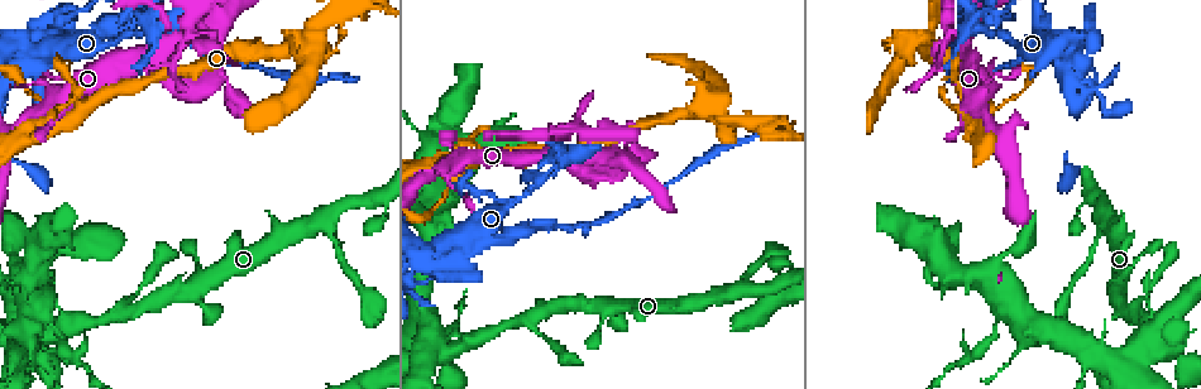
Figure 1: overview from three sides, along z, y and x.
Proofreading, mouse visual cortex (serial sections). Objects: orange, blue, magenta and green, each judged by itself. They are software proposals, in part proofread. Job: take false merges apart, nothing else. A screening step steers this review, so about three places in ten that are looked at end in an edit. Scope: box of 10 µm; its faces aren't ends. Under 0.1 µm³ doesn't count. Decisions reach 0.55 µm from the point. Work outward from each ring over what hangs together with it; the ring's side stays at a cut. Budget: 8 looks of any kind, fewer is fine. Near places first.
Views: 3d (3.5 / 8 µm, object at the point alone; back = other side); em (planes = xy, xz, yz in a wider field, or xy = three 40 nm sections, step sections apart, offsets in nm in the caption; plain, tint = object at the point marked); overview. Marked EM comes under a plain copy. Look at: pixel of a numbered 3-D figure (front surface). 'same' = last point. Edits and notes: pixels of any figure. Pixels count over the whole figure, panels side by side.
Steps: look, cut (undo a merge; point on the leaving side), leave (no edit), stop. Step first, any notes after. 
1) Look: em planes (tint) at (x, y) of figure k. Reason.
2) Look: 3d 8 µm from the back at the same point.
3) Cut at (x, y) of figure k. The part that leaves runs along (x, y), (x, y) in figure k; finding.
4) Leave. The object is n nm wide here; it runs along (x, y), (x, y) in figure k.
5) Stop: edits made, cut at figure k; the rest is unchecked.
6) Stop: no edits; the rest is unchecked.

Look: 3d 3.5 µm at (458, 174) of figure 1. Small branch off a trunk.

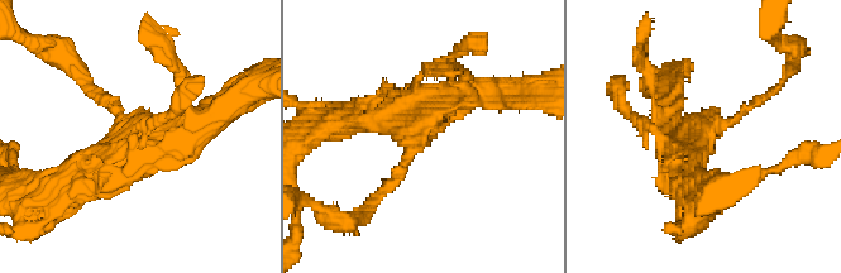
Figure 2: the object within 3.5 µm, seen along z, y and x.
Look: em xy step 3 (tint) at (694, 137) of figure 2.

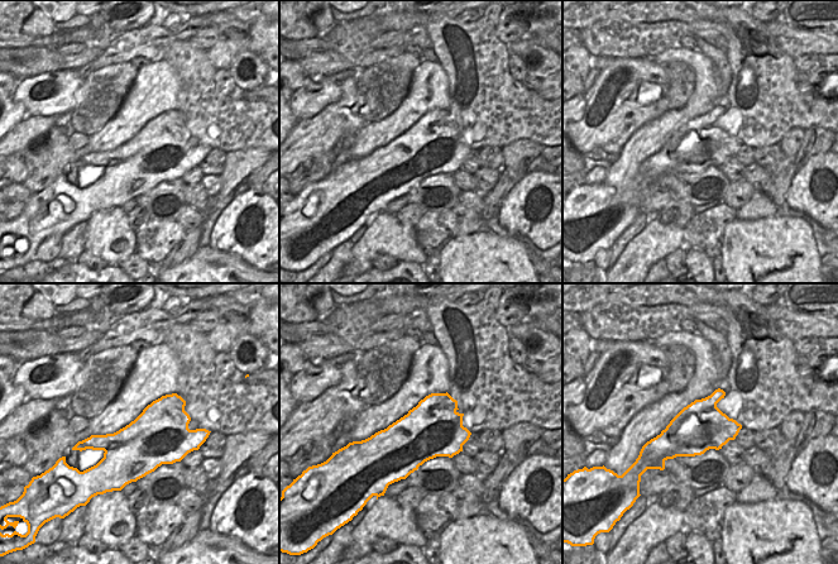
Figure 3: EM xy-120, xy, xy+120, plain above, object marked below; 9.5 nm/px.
Leave. It runs along (205, 121), (70, 191) in figure 2; continuous, no second cell.

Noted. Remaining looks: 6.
Look: 3d 3.5 µm at (972, 25) of figure 1. Three arms meet.

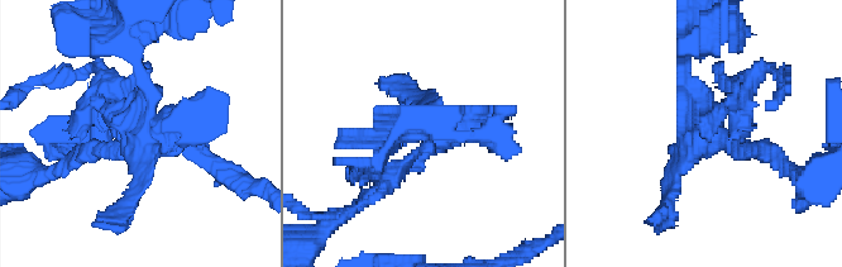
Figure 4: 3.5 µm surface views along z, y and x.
Look: em xy step 3 (tint) at (705, 138) of figure 4.

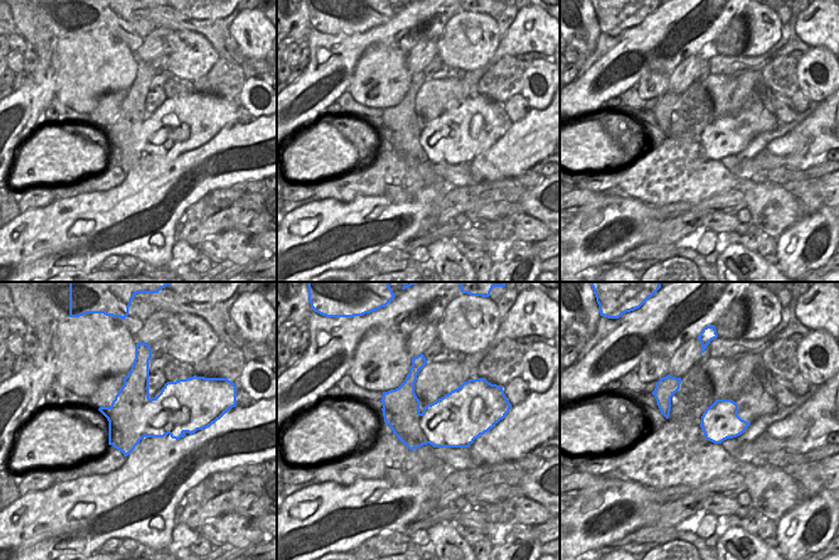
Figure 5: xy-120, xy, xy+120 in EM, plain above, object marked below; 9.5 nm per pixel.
Cut at (142, 80) of figure 4. The part that leaves runs along (699, 132), (755, 74), (771, 70) in figure 4; a second cell is stuck on.

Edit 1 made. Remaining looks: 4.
Look: overview.

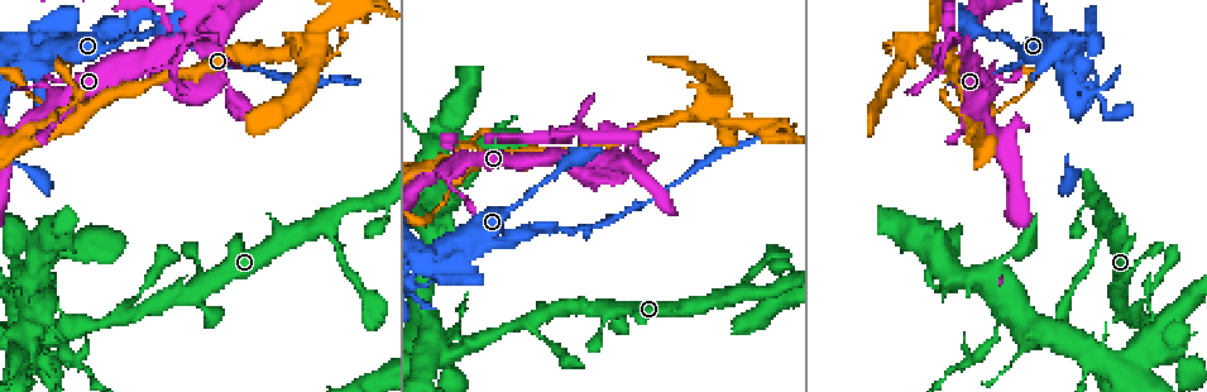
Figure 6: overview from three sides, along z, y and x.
Look: 3d 3.5 µm at (724, 296) of figure 6. Arms part here.

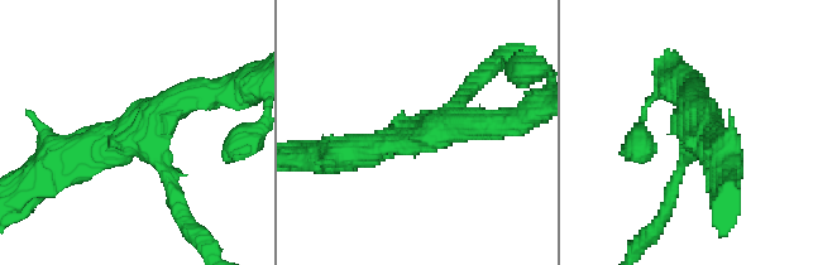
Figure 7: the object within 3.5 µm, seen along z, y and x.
Look: em planes (tint) at (420, 130) of figure 7. 3 arms meet here; the arms are 150, 400, 450 nm wide.

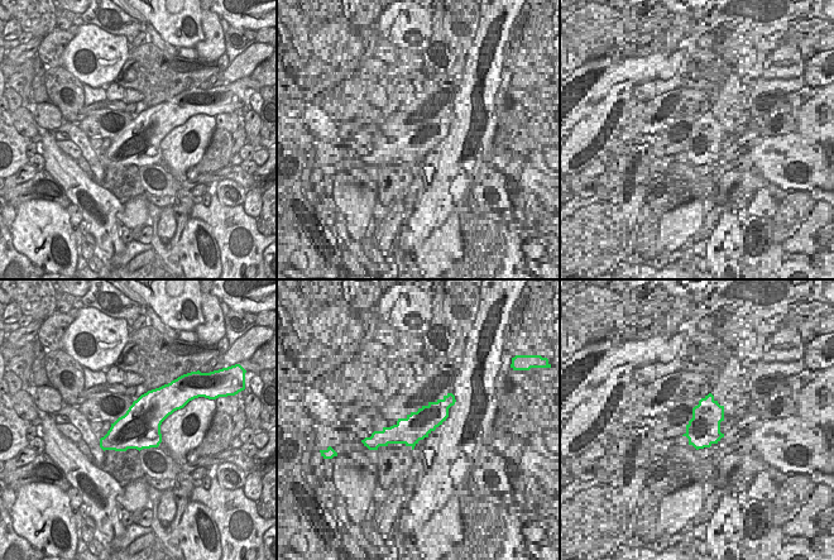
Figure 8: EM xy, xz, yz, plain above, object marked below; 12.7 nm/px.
Leave. It runs along (61, 162), (134, 141), (200, 91) in figure 7; one cell here.

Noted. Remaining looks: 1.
Stop: edits made, cut at figure 4; the rest is unchecked.

